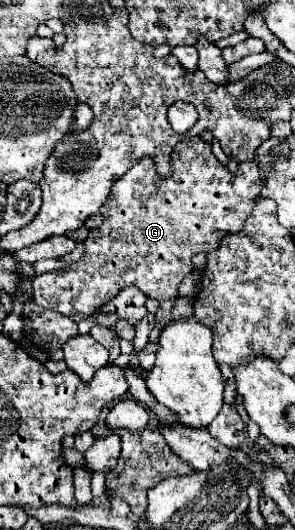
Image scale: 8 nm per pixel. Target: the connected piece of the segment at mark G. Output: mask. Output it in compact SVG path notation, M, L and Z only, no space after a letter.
M201 136L186 138L178 142L171 154L171 178L161 178L154 168L151 158L141 158L133 168L127 170L123 178L115 182L115 206L105 204L103 224L91 230L91 236L85 240L85 254L77 264L71 264L65 272L47 272L33 278L33 300L35 304L57 310L71 320L81 322L83 318L93 316L103 304L119 294L129 284L139 286L149 298L169 300L177 296L177 286L193 270L191 256L199 252L211 252L219 248L221 240L229 234L237 234L251 208L255 198L261 196L259 170L253 160L241 162L237 172L229 172L211 152L211 144Z

